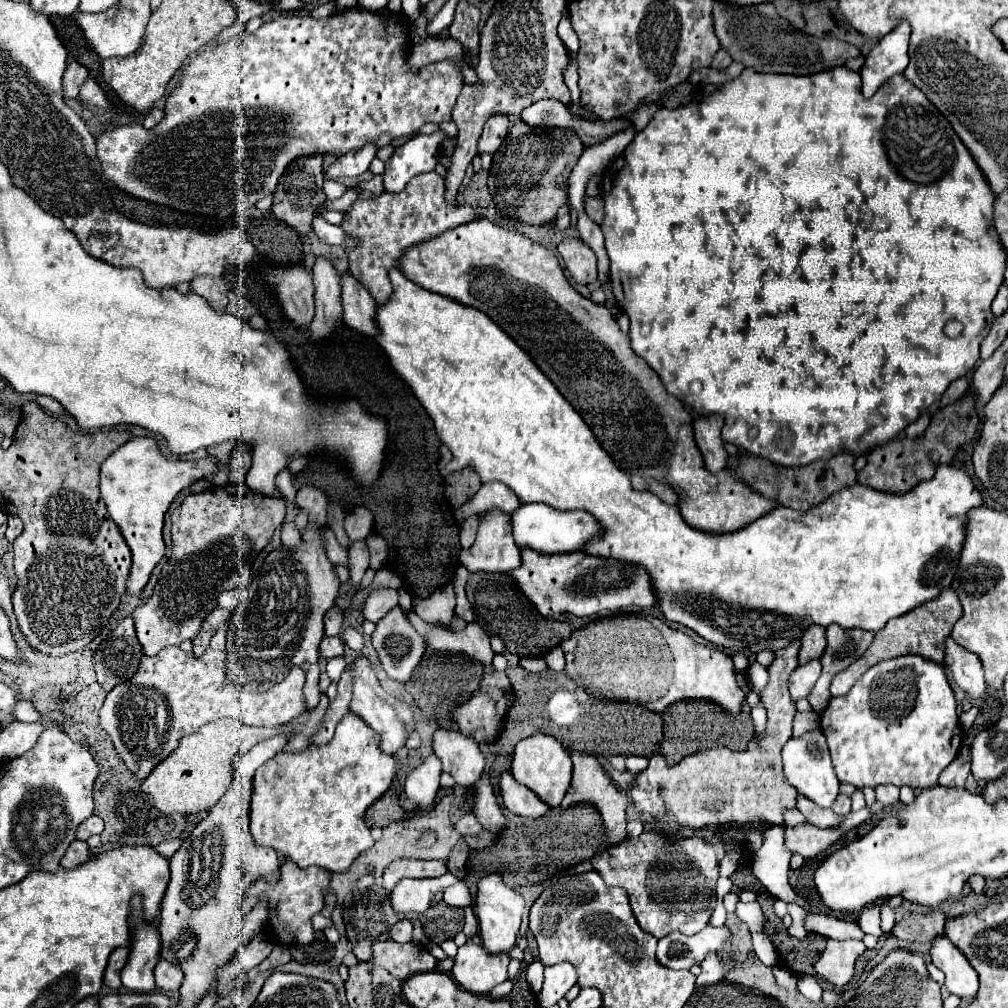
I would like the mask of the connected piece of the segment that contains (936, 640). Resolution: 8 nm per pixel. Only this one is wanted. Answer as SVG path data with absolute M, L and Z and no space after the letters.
M945 589L939 593L939 597L915 607L913 611L897 617L897 619L891 619L881 631L875 633L875 639L873 643L869 645L869 649L865 651L865 655L861 659L857 659L853 665L849 665L845 671L837 673L831 681L831 695L833 697L841 697L841 695L847 695L849 689L853 687L853 683L875 663L883 661L883 659L891 659L891 657L899 657L899 655L921 655L923 659L929 659L929 661L937 661L941 663L943 661L943 649L945 649L945 639L951 635L951 629L953 625L961 619L963 615L963 607L959 603L959 597L953 589Z

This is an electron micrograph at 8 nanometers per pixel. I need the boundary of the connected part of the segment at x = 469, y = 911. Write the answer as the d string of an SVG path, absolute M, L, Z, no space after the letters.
M465 907L465 927L463 927L463 933L471 939L473 935L477 935L479 931L479 923L477 923L477 917L473 913L473 907Z

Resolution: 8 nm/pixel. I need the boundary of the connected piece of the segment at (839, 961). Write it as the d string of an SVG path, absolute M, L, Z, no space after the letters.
M861 940L827 941L825 951L819 955L813 965L815 973L831 981L837 987L843 987L853 977L855 959L862 955L867 947Z

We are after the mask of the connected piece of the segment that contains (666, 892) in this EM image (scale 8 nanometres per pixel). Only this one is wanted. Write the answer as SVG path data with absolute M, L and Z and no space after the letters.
M645 831L595 855L591 863L607 885L623 887L629 893L629 903L639 925L657 939L671 931L685 935L701 931L717 905L717 857L713 847L699 837L667 839Z

